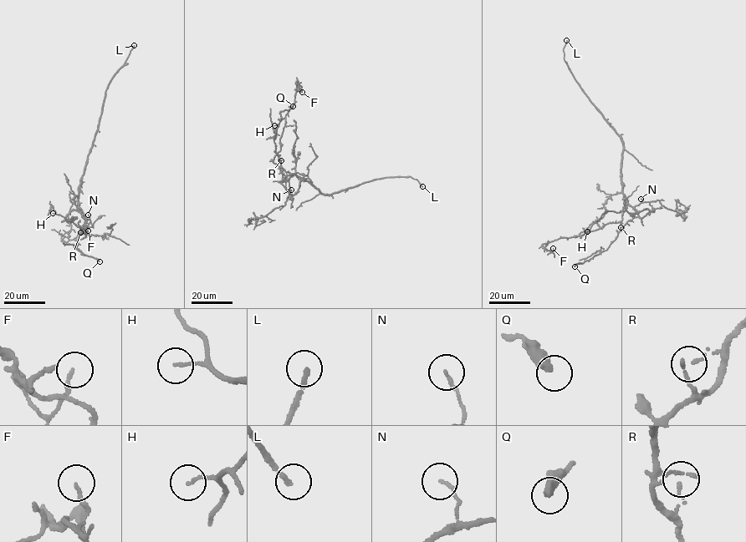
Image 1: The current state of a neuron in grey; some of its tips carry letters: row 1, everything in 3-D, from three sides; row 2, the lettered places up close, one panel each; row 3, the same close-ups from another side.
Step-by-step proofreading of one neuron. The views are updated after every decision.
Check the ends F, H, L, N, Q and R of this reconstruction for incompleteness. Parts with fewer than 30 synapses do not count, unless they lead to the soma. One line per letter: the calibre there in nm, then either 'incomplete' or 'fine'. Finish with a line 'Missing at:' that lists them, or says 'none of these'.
F: 160 nm thick; fine
H: 100 nm thick; fine
L: 160 nm thick; incomplete
N: 100 nm thick; fine
Q: 360 nm thick; fine
R: 90 nm thick; fine
Missing at: L

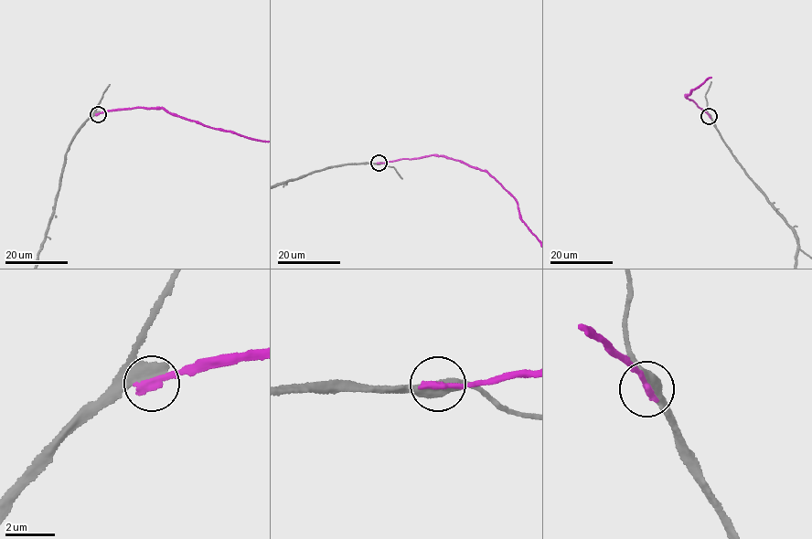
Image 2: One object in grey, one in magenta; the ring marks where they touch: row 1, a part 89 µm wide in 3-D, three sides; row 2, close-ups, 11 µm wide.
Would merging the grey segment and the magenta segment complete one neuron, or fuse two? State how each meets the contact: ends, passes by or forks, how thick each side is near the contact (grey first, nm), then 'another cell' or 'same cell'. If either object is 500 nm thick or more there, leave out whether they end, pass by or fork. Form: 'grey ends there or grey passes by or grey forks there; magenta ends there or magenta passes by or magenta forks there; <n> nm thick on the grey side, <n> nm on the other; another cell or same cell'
600 nm thick on the grey side, 320 nm on the other; another cell

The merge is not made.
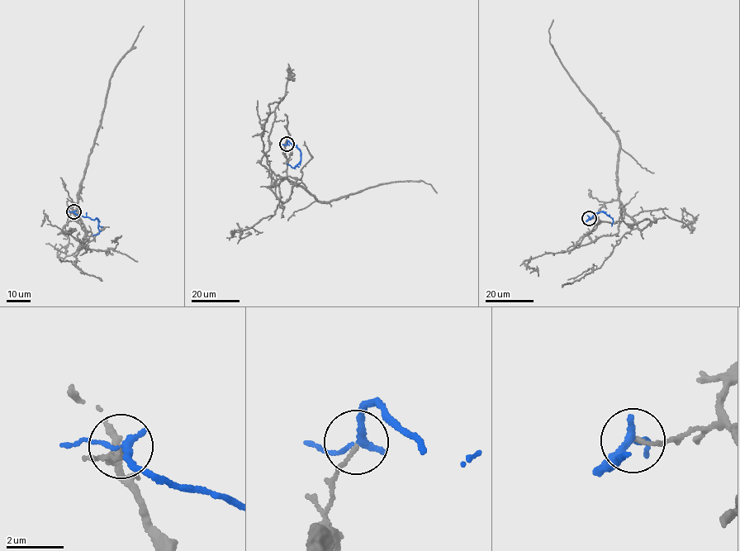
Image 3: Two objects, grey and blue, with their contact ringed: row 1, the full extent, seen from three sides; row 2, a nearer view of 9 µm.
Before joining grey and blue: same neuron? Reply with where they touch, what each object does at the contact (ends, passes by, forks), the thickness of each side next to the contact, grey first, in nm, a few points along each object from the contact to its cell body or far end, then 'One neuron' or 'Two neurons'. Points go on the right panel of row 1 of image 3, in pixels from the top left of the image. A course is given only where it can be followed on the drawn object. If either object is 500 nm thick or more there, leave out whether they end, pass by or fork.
Place: (589, 218). At the ring grey ends. At the ring blue passes by. Thickness 110 nm (grey) against 240 nm. Course of grey: (589, 218), (595, 217), (605, 203), (618, 197), (618, 138), (556, 54), (550, 42), (548, 30), (552, 20). Course of blue: (589, 218), (586, 220), (604, 211), (613, 220), (611, 226). Two neurons

